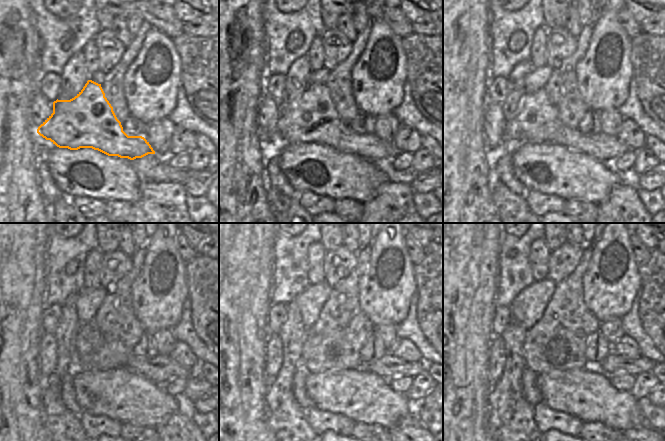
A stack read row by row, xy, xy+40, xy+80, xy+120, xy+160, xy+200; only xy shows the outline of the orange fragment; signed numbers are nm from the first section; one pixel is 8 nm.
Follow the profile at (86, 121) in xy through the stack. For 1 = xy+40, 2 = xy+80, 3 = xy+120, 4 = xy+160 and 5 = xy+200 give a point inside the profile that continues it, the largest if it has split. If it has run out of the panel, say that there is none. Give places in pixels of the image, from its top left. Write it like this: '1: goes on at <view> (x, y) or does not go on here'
1: goes on at xy+40 (312, 119)
2: goes on at xy+80 (538, 118)
3: goes on at xy+120 (161, 369)
4: goes on at xy+160 (389, 366)
5: goes on at xy+200 (613, 364)

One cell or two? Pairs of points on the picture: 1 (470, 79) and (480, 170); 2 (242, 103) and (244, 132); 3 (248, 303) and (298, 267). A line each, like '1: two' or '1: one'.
1: one
2: one
3: two

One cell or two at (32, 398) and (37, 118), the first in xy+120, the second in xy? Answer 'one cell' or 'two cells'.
two cells

